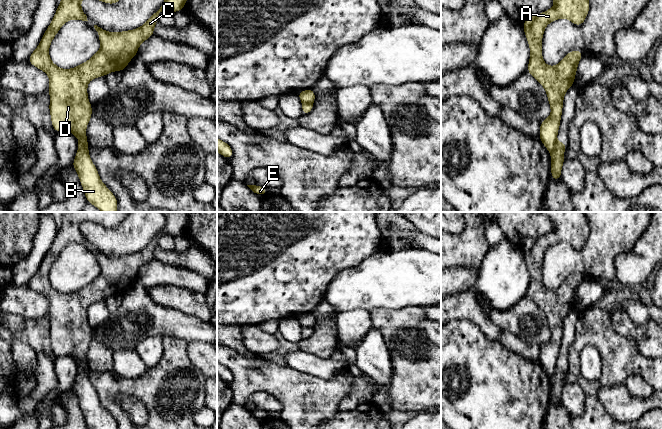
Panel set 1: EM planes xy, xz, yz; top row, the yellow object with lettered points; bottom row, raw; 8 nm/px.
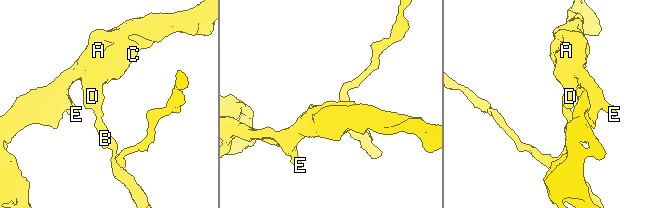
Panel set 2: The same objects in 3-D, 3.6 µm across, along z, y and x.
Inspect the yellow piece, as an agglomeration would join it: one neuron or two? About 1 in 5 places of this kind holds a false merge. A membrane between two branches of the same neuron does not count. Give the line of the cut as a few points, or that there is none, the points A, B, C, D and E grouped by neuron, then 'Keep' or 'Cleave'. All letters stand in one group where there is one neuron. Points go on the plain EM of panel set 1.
Split along yz (557, 366), (550, 377). Groups: A C D E / B. Cleave

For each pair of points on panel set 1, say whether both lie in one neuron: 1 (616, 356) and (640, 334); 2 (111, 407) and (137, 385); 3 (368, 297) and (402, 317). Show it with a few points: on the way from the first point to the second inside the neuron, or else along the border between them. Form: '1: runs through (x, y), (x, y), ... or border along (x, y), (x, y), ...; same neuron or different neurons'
1: border along (613, 329), (631, 338), (649, 358); different neurons
2: runs through (111, 398), (121, 387), (128, 387); same neuron
3: border along (411, 305), (399, 308), (373, 308), (370, 311); different neurons

